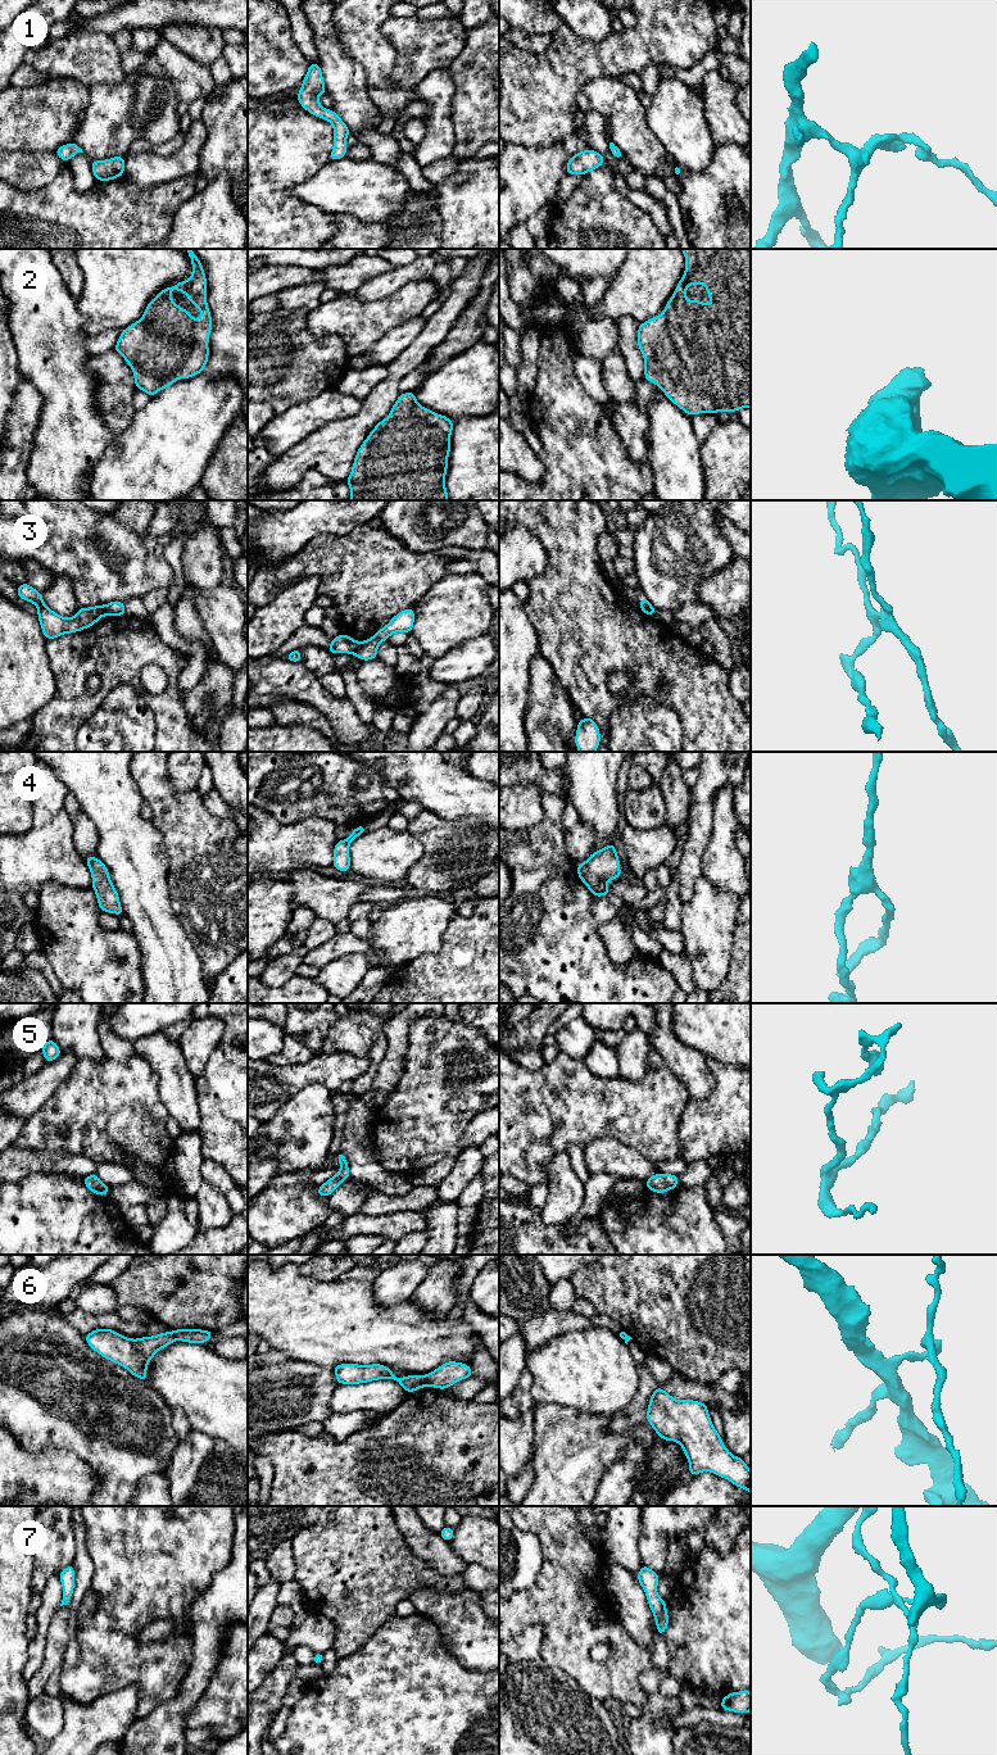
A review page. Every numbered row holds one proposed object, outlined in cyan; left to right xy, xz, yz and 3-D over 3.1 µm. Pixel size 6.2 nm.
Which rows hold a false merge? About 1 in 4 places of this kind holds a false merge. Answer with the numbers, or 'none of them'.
3

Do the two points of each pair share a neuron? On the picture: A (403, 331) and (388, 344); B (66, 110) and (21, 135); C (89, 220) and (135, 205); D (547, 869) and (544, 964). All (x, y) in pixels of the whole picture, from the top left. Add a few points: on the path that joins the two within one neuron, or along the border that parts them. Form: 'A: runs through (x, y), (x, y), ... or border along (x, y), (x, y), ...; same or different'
A: runs through (399, 335), (391, 343); same
B: runs through (54, 110), (32, 123); same
C: runs through (100, 220), (123, 217); same
D: runs through (547, 893), (547, 941); same

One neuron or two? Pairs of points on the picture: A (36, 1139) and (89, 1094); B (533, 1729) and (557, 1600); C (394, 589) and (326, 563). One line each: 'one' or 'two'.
A: one
B: two
C: one

